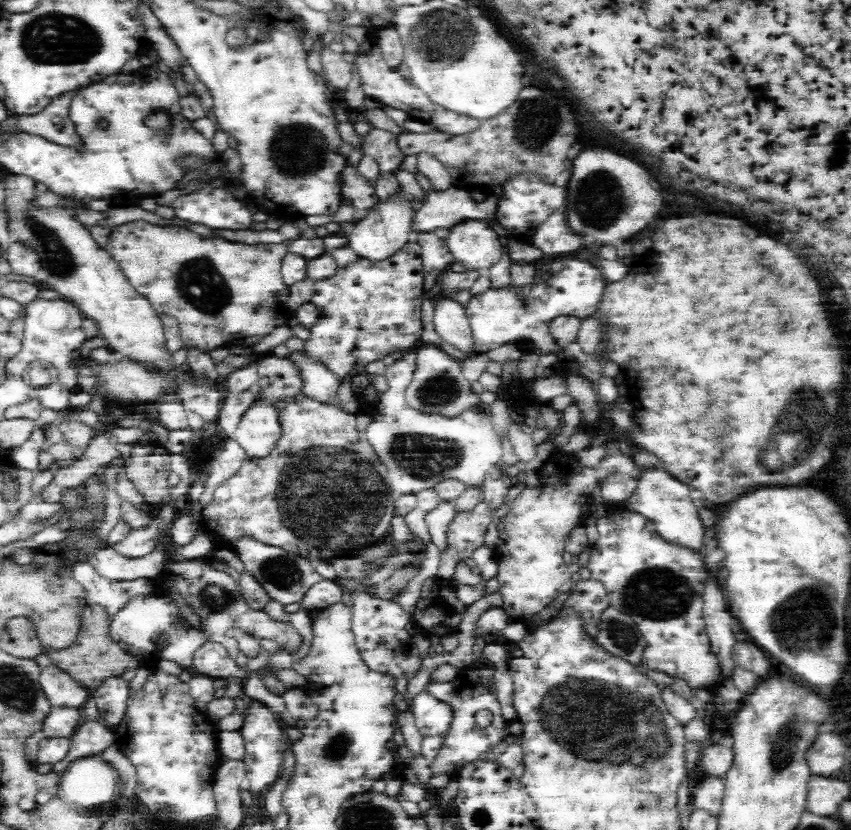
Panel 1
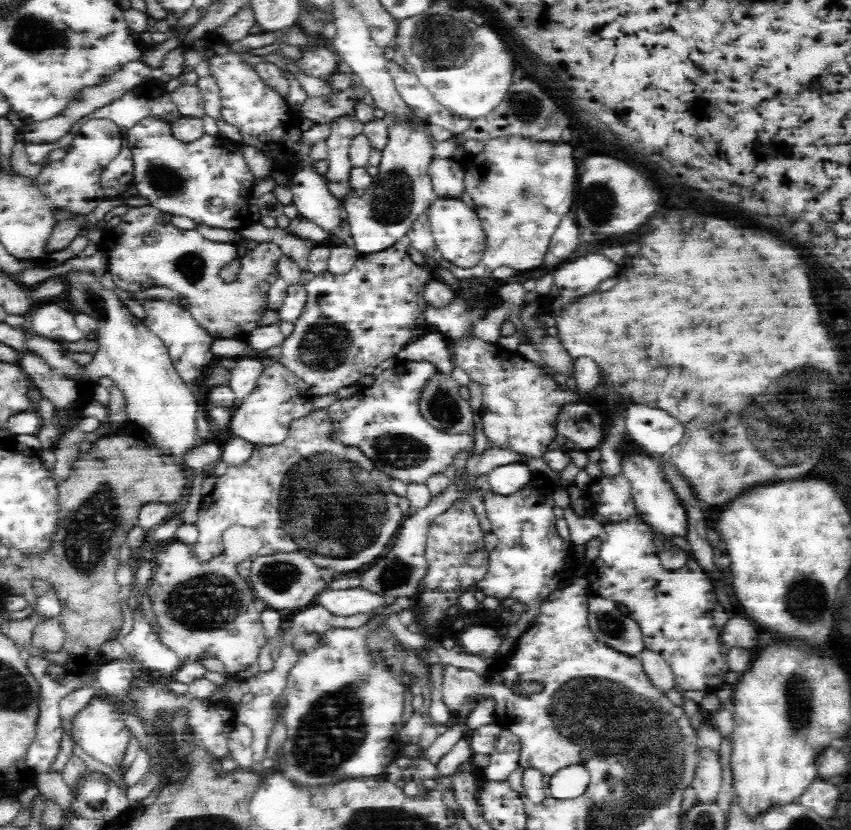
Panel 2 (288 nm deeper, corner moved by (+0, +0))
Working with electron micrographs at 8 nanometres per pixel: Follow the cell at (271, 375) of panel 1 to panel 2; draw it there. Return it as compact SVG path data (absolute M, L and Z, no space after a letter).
M274 360L272 366L264 370L264 374L258 378L258 384L250 396L246 396L238 410L234 410L234 416L230 420L230 436L242 438L254 448L260 446L280 446L290 432L290 424L294 420L300 420L312 412L312 400L316 396L308 388L308 384L298 378L294 372L290 372L280 360Z

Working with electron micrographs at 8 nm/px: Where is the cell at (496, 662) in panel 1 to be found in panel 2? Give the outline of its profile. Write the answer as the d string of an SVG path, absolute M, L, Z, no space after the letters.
M472 626L466 632L460 632L460 638L456 636L456 642L464 654L472 654L482 660L500 660L498 652L502 648L502 638L494 628Z

